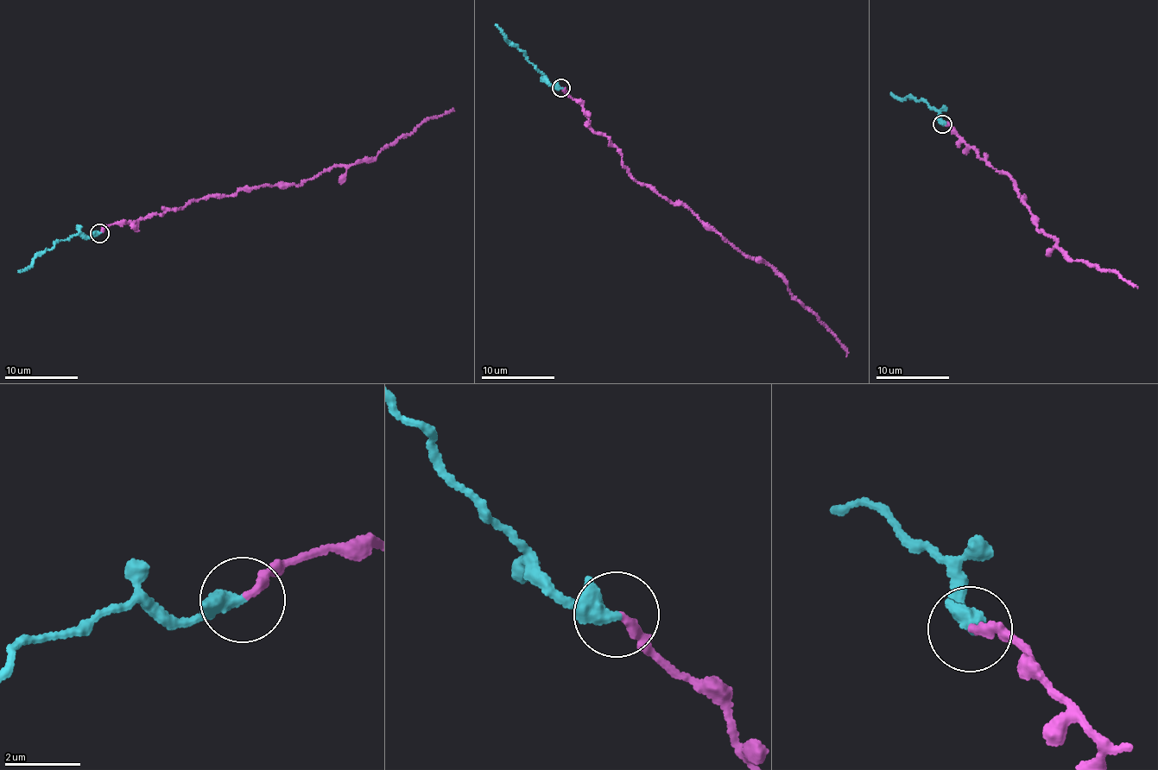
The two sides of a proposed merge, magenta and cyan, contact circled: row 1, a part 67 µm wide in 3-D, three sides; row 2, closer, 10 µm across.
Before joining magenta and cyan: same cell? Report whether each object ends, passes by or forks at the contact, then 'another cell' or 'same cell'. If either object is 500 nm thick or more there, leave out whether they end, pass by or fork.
magenta ends there; cyan passes by; same cell

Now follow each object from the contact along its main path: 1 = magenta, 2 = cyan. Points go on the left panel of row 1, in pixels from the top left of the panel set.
1: (99, 232), (202, 198), (296, 185), (334, 167), (349, 167), (371, 159), (421, 122), (453, 110)
2: (99, 232), (87, 236), (79, 234), (58, 242), (18, 272)

